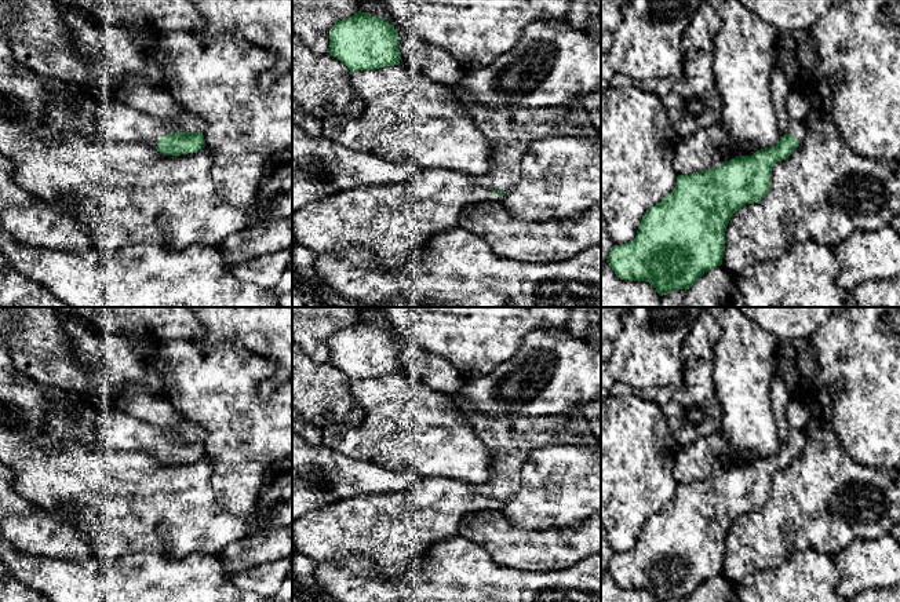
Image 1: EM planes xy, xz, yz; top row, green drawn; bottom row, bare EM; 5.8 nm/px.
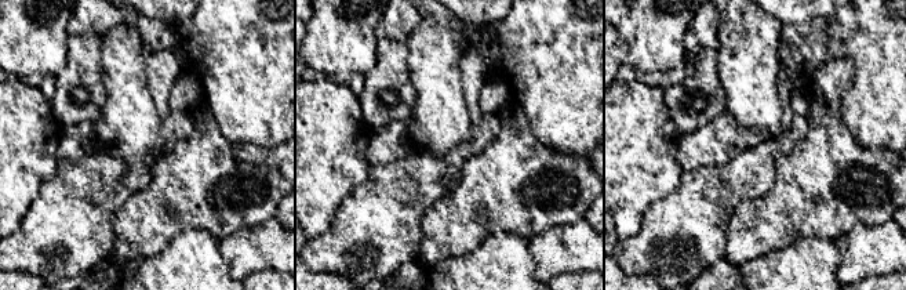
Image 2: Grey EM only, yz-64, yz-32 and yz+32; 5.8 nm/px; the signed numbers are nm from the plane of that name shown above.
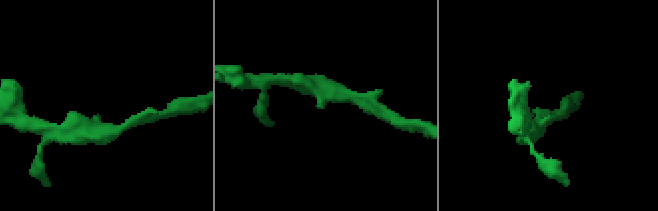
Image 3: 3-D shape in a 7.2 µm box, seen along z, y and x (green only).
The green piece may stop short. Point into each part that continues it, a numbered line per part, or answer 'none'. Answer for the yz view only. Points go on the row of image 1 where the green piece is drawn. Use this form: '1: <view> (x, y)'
1: yz (797, 128)

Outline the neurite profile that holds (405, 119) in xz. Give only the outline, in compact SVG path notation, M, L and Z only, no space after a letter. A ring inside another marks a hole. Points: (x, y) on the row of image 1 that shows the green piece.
M401 65L351 72L351 87L365 102L360 117L334 116L321 121L321 135L349 149L368 152L393 163L420 164L425 169L456 169L485 175L491 145L469 109L456 102L449 85Z

